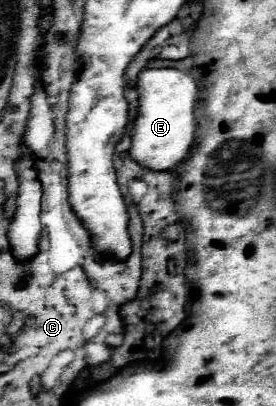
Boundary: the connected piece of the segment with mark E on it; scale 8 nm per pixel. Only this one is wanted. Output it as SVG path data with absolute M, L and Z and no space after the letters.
M143 69L137 77L139 115L135 119L129 155L151 171L167 171L175 167L195 141L195 79L179 69Z

